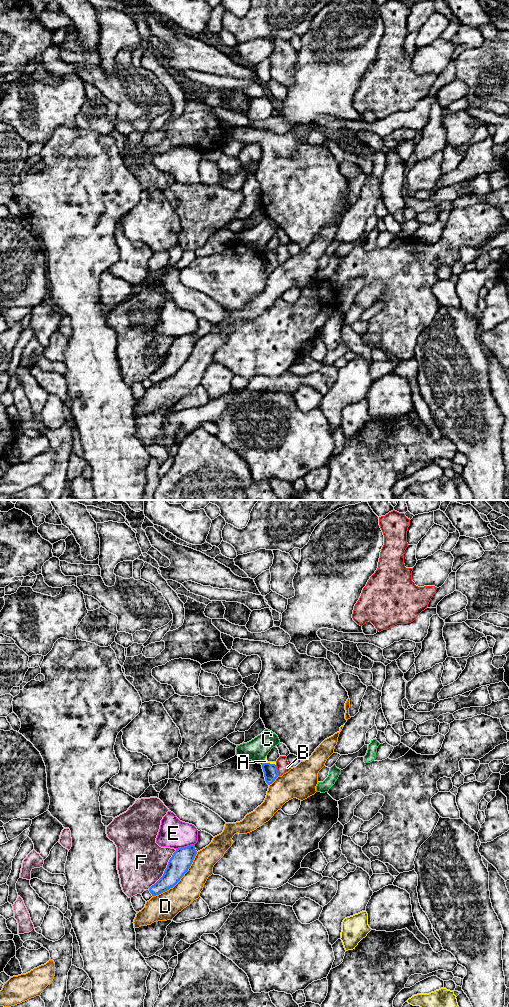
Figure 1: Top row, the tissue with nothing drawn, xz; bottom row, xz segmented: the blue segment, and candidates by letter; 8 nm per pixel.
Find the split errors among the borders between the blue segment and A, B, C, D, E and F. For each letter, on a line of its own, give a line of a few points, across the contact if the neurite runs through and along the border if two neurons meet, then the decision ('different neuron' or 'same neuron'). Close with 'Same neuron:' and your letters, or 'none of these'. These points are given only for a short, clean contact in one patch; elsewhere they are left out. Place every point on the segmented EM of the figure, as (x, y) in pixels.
A: line xz (264, 762), (275, 765); different neuron
B: different neuron
C: different neuron
D: different neuron
E: line xz (194, 843), (176, 849); different neuron
F: different neuron
Same neuron: none of these

